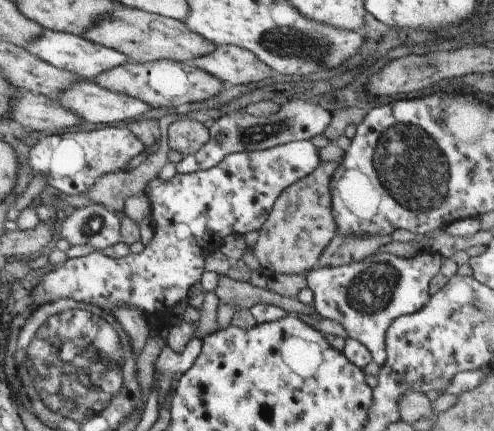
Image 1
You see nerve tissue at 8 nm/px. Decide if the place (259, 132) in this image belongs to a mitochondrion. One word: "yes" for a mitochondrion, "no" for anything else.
yes

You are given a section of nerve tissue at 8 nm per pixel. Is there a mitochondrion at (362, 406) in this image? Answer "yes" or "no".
no

